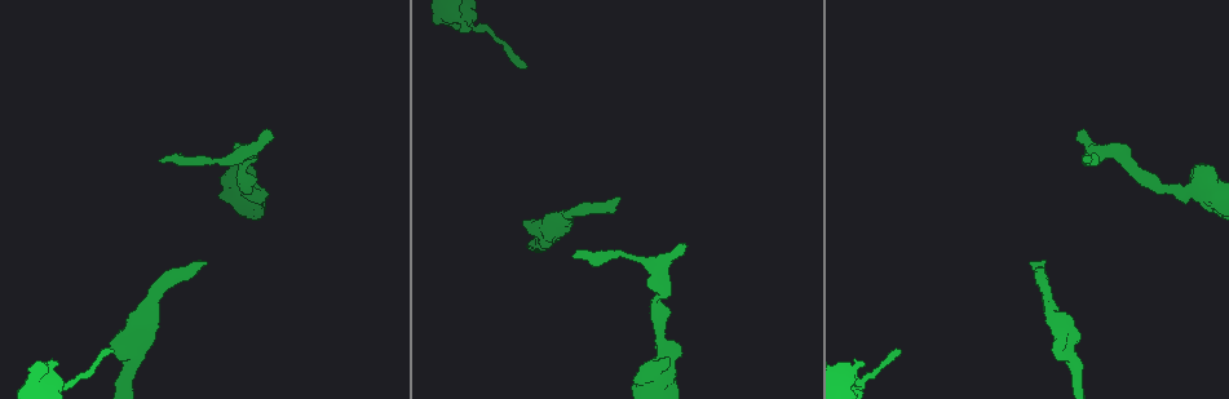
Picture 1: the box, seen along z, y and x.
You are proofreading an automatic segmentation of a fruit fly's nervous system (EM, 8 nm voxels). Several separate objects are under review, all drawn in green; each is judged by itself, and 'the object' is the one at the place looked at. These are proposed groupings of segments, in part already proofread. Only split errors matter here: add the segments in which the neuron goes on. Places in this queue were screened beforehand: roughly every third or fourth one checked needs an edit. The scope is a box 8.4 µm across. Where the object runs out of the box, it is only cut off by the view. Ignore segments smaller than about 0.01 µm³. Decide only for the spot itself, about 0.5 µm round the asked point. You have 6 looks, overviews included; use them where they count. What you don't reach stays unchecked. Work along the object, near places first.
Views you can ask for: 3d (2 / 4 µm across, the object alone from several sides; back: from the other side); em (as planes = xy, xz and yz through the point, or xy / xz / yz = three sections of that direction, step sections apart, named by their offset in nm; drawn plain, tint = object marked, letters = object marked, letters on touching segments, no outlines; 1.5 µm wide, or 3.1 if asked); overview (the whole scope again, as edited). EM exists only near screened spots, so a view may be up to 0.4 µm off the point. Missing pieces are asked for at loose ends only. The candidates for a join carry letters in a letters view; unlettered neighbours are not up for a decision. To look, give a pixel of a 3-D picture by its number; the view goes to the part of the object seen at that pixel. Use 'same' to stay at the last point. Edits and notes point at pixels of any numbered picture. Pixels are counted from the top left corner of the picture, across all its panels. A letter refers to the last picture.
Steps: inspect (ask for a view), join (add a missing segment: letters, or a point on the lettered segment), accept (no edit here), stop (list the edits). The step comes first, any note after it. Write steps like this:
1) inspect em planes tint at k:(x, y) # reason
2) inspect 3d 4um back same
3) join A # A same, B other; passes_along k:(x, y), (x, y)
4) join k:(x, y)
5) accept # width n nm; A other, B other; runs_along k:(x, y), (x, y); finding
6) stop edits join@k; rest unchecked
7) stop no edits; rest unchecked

inspect em planes letters at 1:(899, 349)

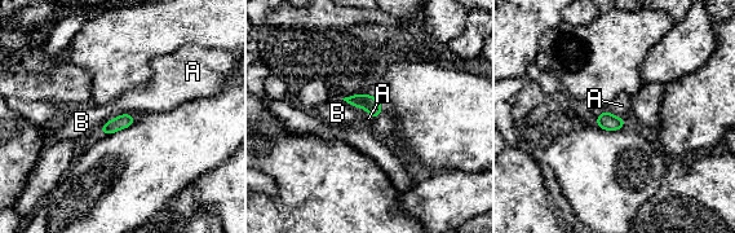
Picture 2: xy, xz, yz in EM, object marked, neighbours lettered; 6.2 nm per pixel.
accept # A other, B other; border 2:(342, 99), (368, 114); none of them fits

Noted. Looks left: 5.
inspect em planes plain at 1:(207, 264) # branch stops here

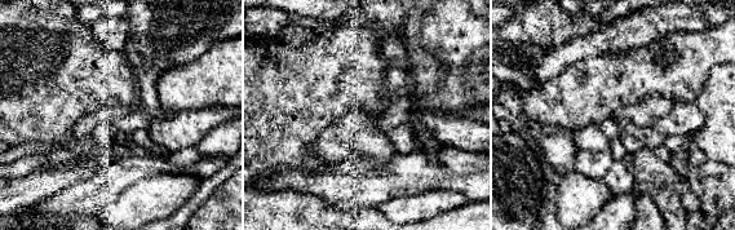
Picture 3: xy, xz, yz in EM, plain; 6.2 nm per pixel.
inspect em planes letters same # what lies round it

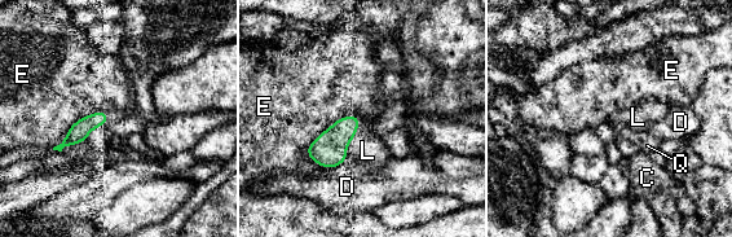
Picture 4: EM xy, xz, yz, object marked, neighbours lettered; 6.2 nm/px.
join L # C other, D other, E other, L same, Q other; the neuron continues

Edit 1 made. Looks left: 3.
inspect em xz step 8 letters at 1:(686, 247)

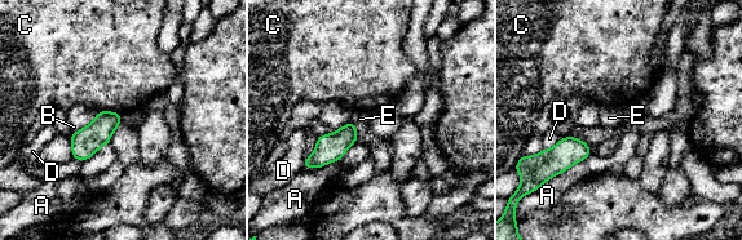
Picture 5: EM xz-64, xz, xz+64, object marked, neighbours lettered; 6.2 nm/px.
accept # width 150 nm; A other, B other, C other, D other, E other; border 5:(100, 110), (119, 114); none of them fits

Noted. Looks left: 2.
stop edits join@4; rest unchecked

